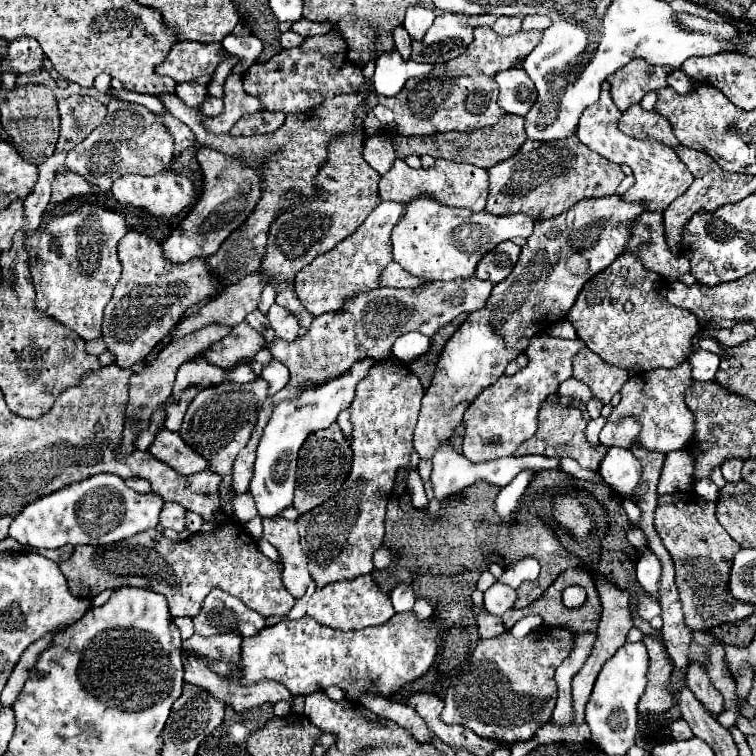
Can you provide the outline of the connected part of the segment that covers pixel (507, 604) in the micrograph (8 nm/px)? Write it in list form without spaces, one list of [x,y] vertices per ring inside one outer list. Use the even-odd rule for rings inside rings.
[[[495,582],[489,590],[483,594],[483,606],[489,614],[503,616],[505,610],[509,610],[515,602],[515,590],[503,582]]]

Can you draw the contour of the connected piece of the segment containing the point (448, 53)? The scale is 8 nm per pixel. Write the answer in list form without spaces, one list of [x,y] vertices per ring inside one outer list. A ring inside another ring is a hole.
[[[441,14],[435,18],[433,26],[427,30],[423,42],[413,42],[411,60],[415,62],[429,62],[429,64],[443,64],[457,56],[461,56],[467,46],[473,42],[473,28],[469,26],[469,16],[463,14]]]

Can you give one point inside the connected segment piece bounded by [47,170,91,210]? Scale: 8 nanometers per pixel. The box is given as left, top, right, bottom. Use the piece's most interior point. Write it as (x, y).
(66, 185)

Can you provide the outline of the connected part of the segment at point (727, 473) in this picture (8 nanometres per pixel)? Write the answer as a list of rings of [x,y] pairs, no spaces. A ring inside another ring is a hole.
[[[731,458],[729,462],[725,462],[725,464],[721,466],[721,472],[723,472],[723,476],[725,476],[727,482],[737,482],[737,480],[742,479],[742,468],[743,460],[739,460],[739,458]]]

